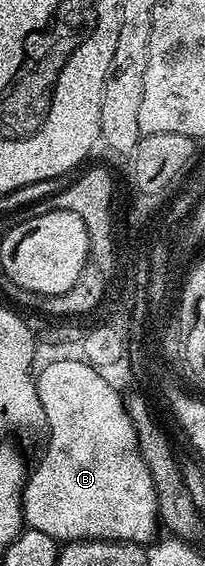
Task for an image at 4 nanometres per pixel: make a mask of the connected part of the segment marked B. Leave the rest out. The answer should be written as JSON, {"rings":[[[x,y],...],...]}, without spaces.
{"rings":[[[56,358],[48,362],[44,367],[39,367],[35,375],[36,391],[40,407],[44,410],[43,421],[48,422],[48,447],[40,458],[40,463],[31,467],[27,482],[24,483],[24,495],[22,496],[22,508],[24,509],[24,520],[29,530],[46,532],[46,536],[56,539],[57,543],[67,544],[69,542],[139,542],[148,544],[157,537],[158,515],[156,512],[156,493],[154,492],[154,480],[150,476],[150,468],[146,468],[146,460],[142,460],[142,452],[138,448],[136,430],[128,415],[128,407],[125,399],[120,399],[120,394],[103,378],[101,371],[88,362],[76,358]]]}

